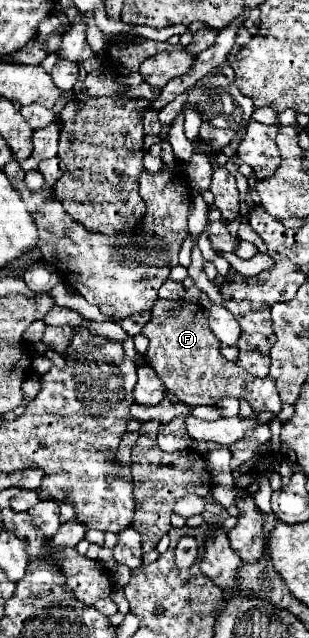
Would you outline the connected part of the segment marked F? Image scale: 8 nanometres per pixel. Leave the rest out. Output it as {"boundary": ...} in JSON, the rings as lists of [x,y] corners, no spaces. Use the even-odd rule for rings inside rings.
{"boundary":[[[158,298],[152,308],[152,316],[142,328],[142,334],[150,340],[146,350],[146,364],[150,364],[158,376],[164,378],[166,386],[188,404],[208,404],[216,406],[220,398],[234,396],[238,400],[248,400],[254,412],[280,412],[282,400],[276,392],[276,384],[270,376],[256,378],[242,370],[238,364],[226,360],[220,354],[220,340],[208,326],[204,308],[186,300]],[[160,358],[164,364],[160,364]]]}

